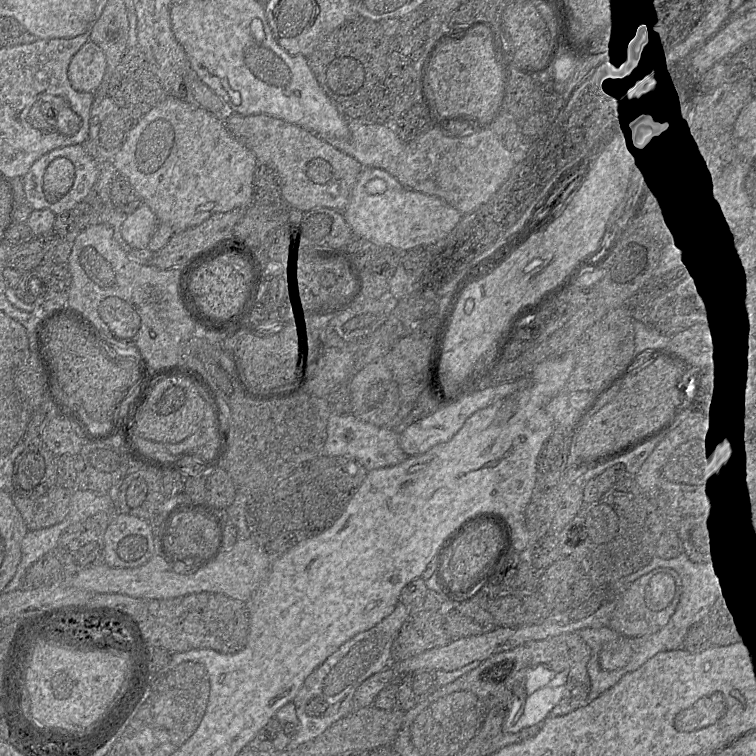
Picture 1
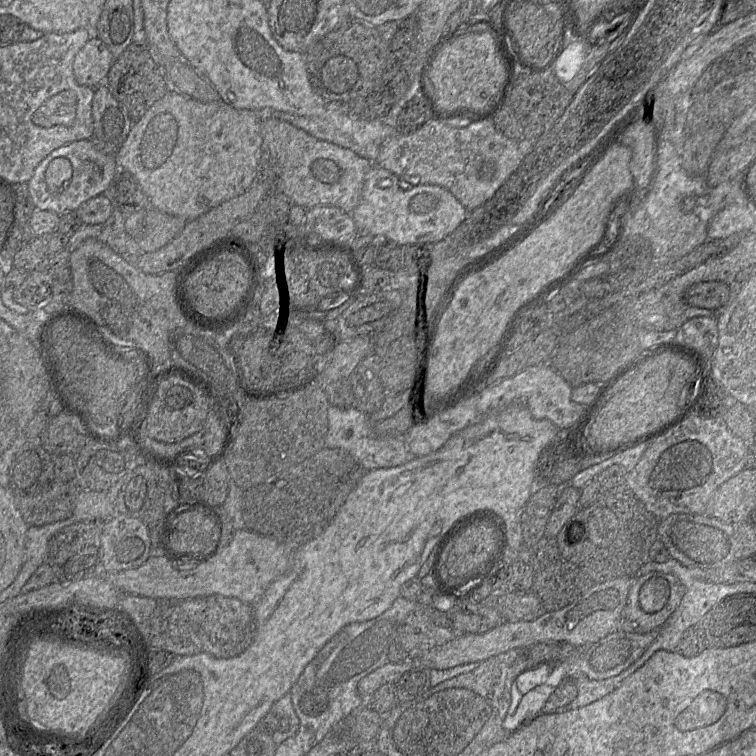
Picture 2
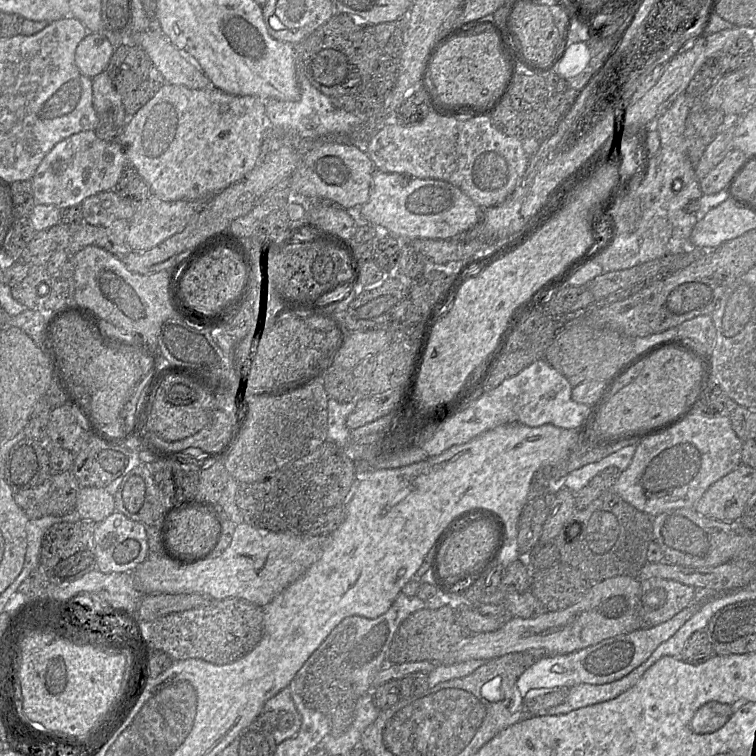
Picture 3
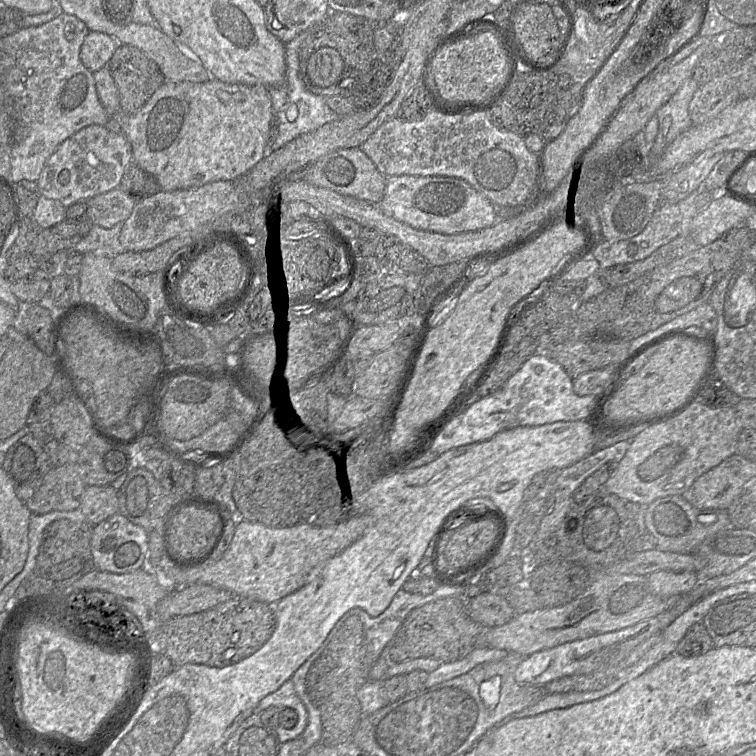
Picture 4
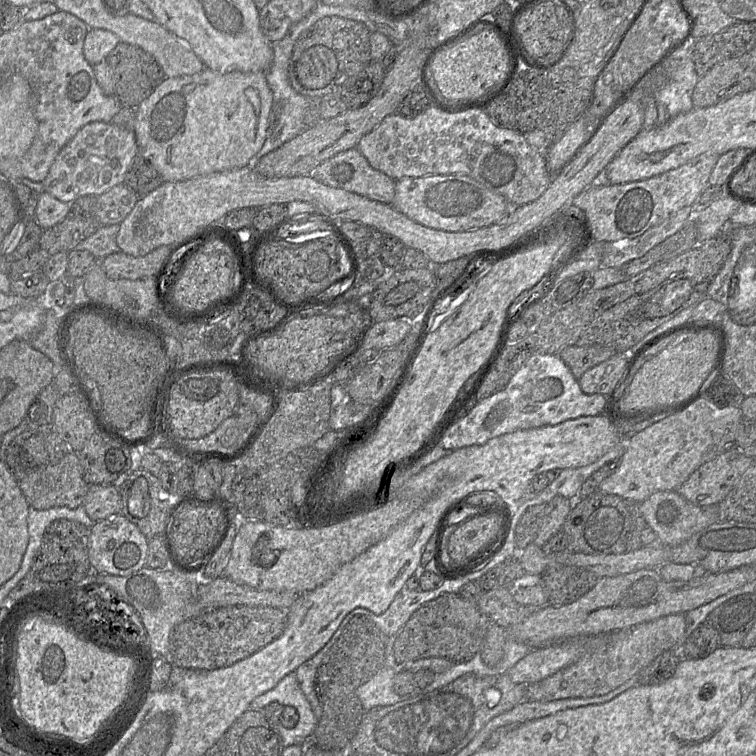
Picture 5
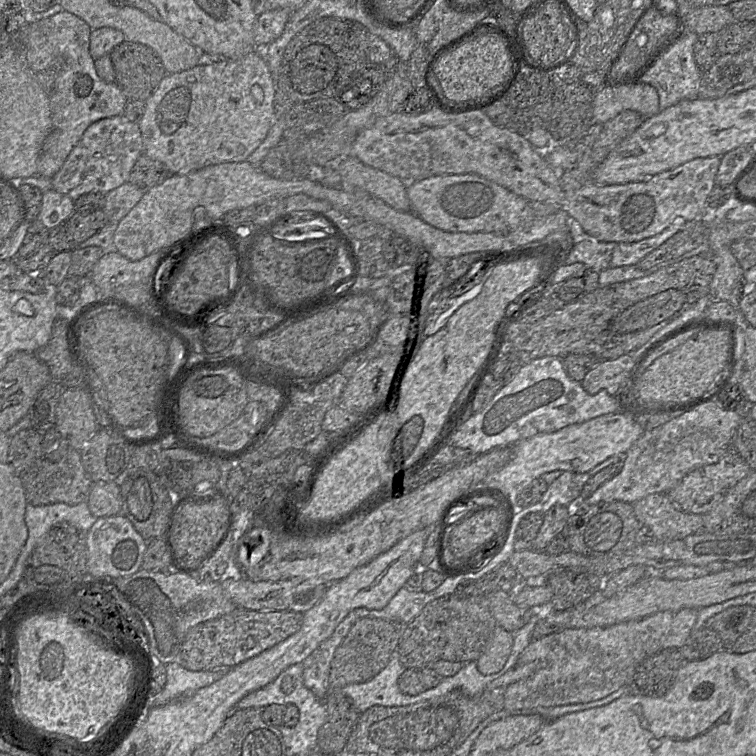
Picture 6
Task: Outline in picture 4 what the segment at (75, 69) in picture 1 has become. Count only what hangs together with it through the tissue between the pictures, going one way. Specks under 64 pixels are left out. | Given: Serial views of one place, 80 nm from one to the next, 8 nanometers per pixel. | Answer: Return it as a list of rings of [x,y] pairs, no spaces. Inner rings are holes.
[[[89,31],[80,48],[80,59],[92,73],[107,66],[117,47],[121,45],[110,35]]]

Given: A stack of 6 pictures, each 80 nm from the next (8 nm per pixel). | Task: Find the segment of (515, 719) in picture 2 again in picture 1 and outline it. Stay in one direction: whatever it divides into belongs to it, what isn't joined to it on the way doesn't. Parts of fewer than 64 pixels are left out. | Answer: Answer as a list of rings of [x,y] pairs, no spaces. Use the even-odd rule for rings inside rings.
[[[539,688],[526,698],[523,705],[521,705],[520,699],[510,703],[510,713],[506,722],[508,732],[517,733],[550,716],[552,709],[561,699],[561,692],[557,692],[555,689],[546,691]]]

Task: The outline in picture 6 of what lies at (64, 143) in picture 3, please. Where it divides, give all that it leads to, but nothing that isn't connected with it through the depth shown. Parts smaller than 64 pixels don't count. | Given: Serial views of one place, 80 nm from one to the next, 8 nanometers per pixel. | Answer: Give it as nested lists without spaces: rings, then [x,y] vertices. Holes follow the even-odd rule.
[[[123,114],[101,119],[86,129],[61,169],[51,178],[53,190],[69,196],[73,201],[88,193],[107,194],[122,184],[128,183],[131,170],[143,153],[144,145],[139,123],[129,121]]]

